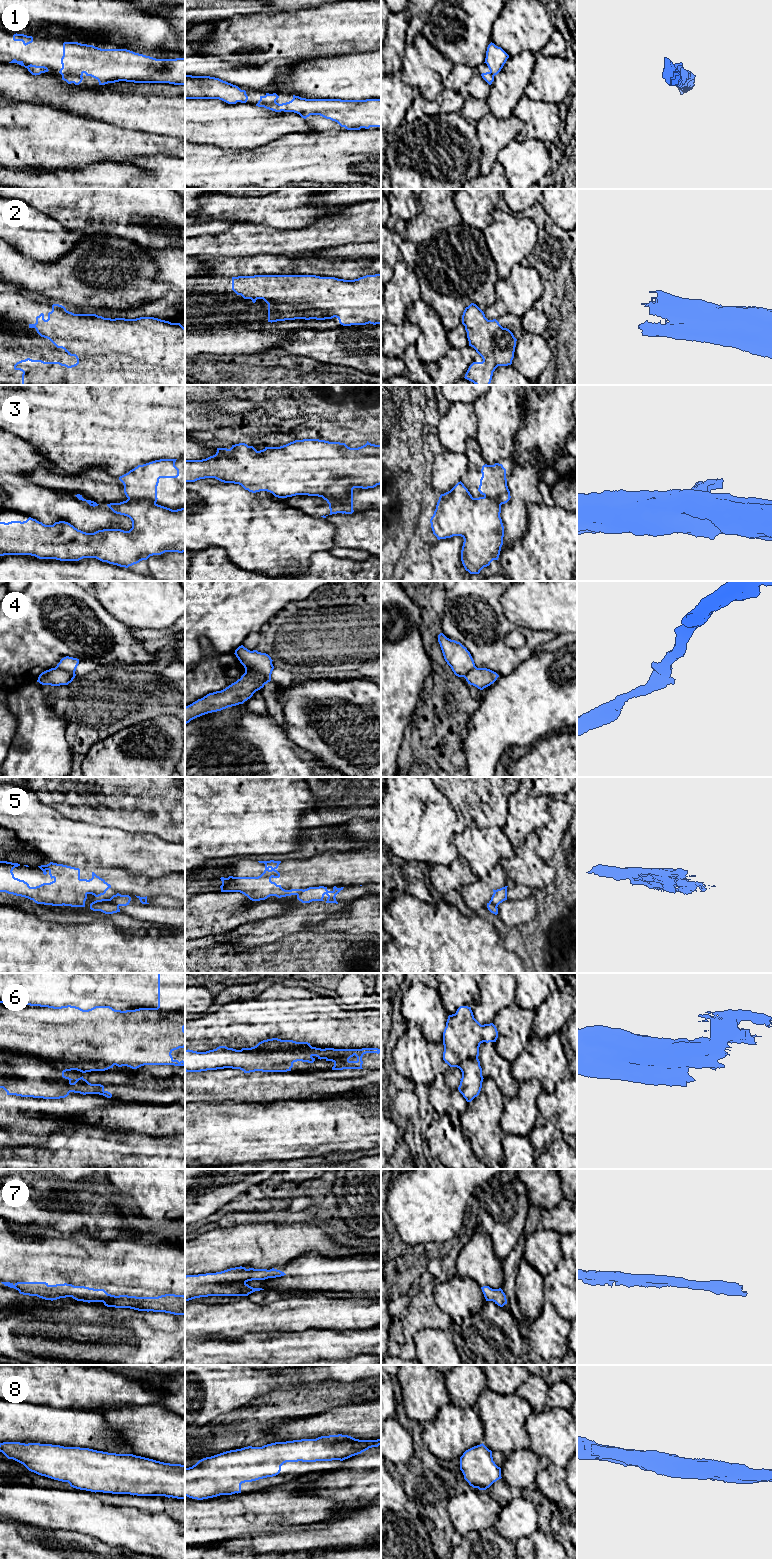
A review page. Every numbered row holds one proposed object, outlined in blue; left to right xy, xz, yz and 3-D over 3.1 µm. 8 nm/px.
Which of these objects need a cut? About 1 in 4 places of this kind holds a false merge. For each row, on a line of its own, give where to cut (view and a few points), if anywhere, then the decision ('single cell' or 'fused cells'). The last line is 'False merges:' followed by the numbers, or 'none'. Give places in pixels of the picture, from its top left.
1: no cut; single cell
2: no cut; single cell
3: cut in xy along (128, 498), (147, 499), (155, 503); fused cells
4: cut in xz along (244, 665), (270, 679); fused cells
5: cut in xy along (108, 899), (118, 907); fused cells
6: cut in xy along (0, 1050), (32, 1054), (62, 1062), (104, 1061), (113, 1065); fused cells
7: no cut; single cell
8: no cut; single cell
False merges: 3, 4, 5, 6

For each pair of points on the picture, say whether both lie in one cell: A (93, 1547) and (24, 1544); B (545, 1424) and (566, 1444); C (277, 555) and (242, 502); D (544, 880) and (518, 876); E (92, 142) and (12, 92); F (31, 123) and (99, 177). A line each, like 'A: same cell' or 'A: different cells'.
A: same cell
B: same cell
C: same cell
D: same cell
E: different cells
F: different cells

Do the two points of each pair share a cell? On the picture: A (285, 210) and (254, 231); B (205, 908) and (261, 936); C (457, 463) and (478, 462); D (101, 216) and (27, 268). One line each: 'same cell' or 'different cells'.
A: different cells
B: different cells
C: different cells
D: different cells

